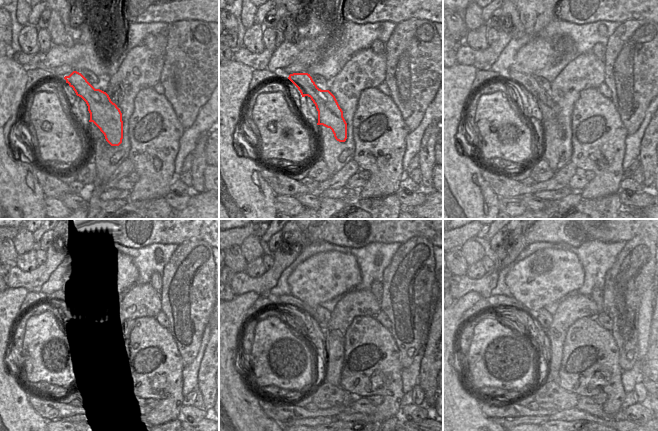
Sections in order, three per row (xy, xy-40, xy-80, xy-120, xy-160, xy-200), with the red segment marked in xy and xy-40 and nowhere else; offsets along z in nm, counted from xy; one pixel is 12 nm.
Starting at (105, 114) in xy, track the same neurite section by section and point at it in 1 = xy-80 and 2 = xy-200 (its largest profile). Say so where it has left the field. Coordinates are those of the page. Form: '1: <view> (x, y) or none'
1: xy-80 (548, 108)
2: xy-200 (493, 301)

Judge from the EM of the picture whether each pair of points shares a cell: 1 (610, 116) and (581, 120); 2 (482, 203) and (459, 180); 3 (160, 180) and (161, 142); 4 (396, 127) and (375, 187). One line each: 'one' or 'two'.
1: one
2: one
3: one
4: one

